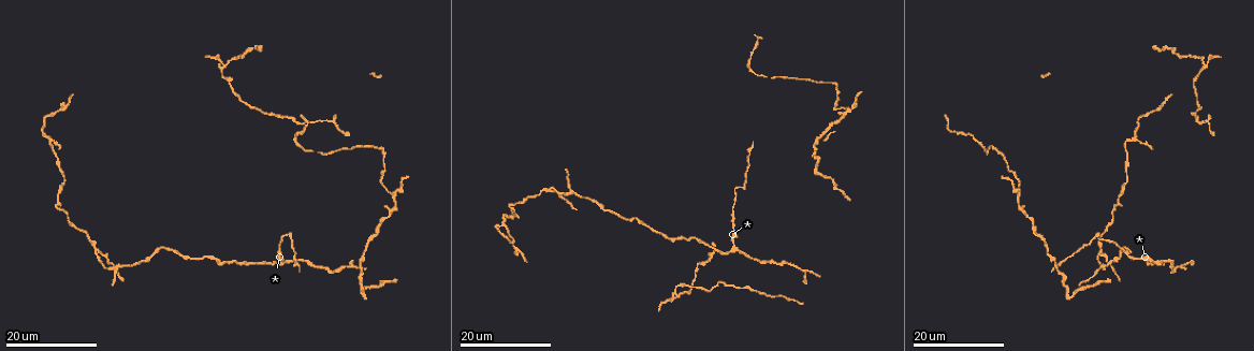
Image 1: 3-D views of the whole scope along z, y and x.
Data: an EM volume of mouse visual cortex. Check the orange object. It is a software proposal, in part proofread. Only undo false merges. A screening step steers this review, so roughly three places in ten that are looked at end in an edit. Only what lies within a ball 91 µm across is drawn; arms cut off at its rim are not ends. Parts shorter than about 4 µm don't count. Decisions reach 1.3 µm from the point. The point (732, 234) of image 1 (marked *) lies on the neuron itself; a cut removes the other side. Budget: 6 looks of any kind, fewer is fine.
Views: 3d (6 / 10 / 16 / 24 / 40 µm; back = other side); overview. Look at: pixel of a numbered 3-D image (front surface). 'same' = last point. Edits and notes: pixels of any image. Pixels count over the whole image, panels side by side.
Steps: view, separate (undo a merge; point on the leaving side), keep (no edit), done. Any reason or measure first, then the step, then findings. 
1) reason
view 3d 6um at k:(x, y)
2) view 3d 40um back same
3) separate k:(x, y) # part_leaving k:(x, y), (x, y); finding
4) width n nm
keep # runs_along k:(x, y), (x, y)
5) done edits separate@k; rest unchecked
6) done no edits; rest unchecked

four or more arms meet
view 3d 16um at 1:(735, 249)

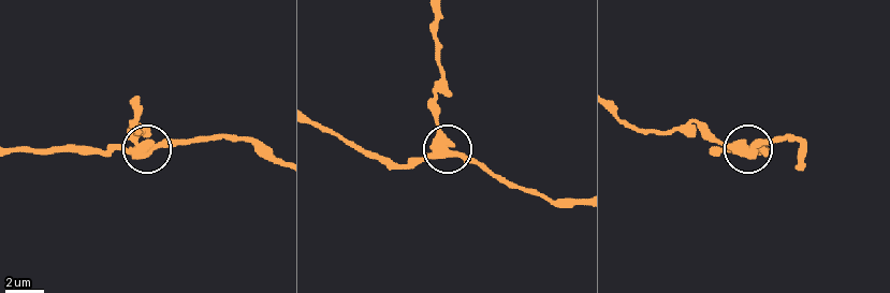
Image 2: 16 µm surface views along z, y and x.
view 3d 10um at 2:(751, 150)

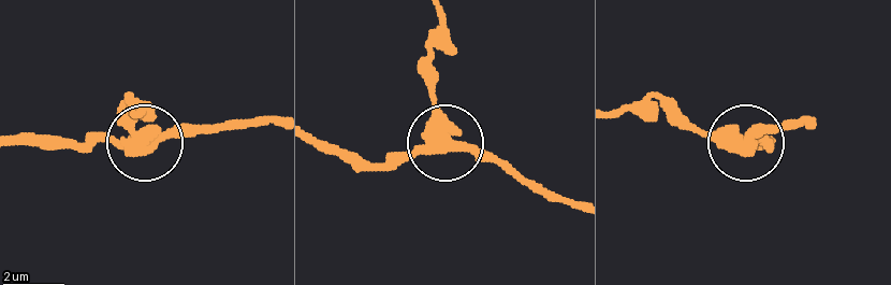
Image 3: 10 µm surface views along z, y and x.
width 400 nm
keep # runs_along 3:(427, 42), (436, 145), (346, 162); continuous, no second neuron

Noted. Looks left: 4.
three-way junction
view 3d 24um at 1:(392, 195)

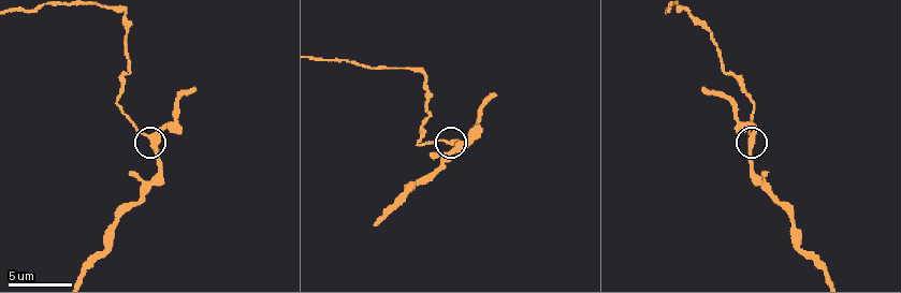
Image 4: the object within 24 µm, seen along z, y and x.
view 3d 10um at 4:(750, 134)

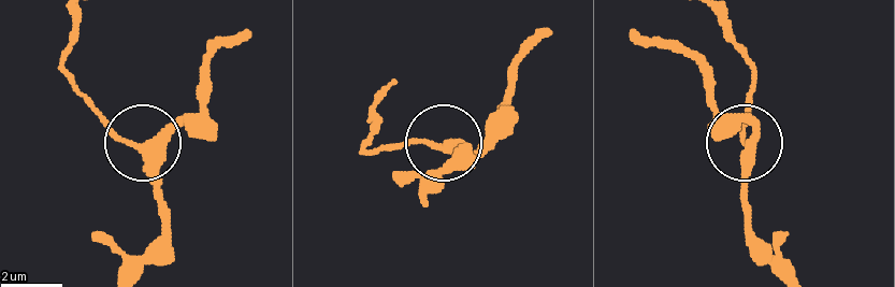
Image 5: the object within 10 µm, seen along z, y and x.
side_arm 7 um
keep # runs_along 5:(124, 269), (160, 223), (160, 169), (149, 148), (203, 110); all the same neuron

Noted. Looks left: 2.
view 3d 24um at 1:(1102, 249)

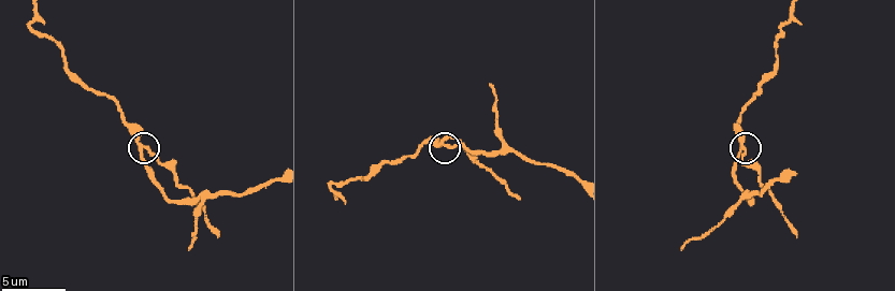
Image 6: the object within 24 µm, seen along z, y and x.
view 3d 6um at 6:(744, 151)

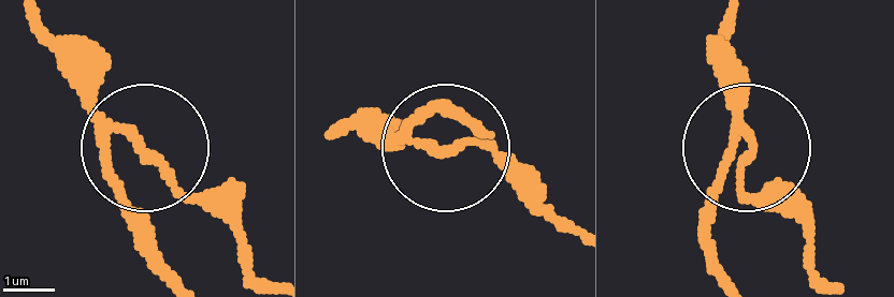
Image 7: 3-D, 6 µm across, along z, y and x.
width 160 nm
separate 7:(167, 171) # two neurons meet here

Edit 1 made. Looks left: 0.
done edits separate@7; rest unchecked

